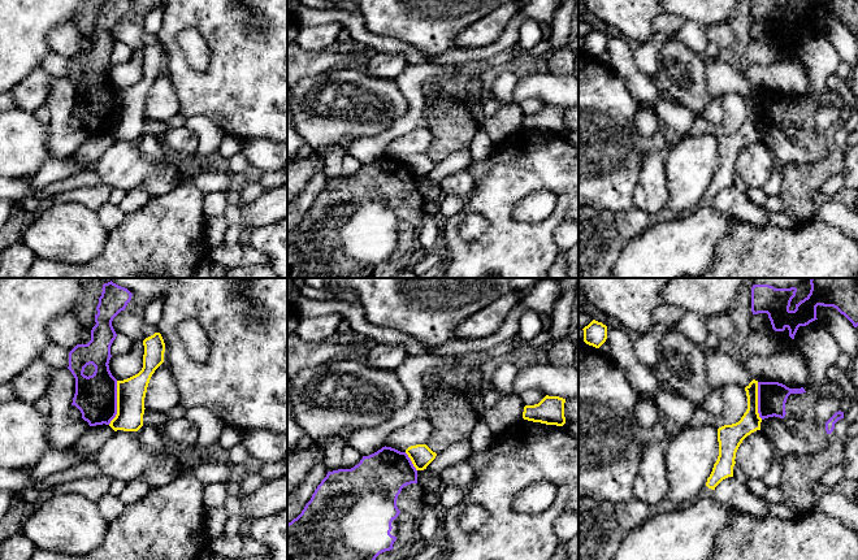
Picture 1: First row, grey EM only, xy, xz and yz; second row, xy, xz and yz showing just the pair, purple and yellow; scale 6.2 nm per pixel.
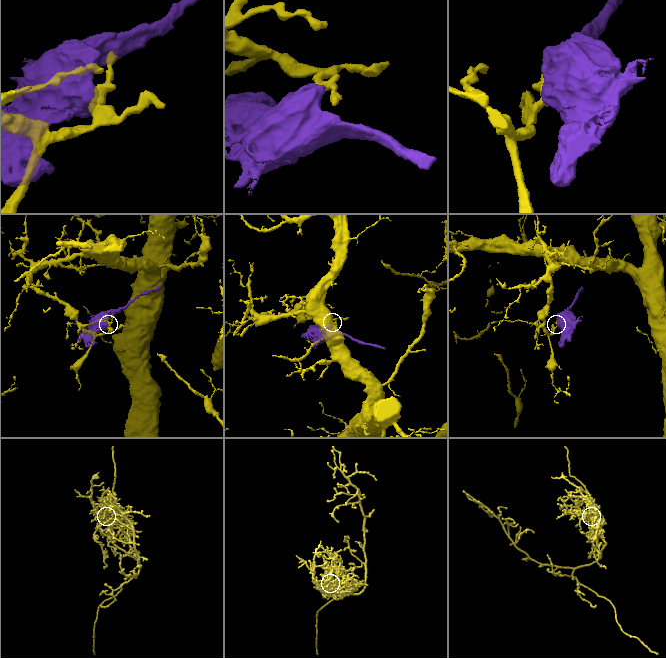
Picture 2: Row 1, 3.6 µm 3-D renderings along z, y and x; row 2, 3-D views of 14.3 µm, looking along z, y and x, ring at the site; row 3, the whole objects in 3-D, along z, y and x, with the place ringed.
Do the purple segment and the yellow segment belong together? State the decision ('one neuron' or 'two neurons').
two neurons

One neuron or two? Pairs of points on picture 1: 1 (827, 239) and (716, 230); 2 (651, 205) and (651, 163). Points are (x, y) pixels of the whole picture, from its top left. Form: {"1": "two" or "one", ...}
{"1": "two", "2": "one"}

